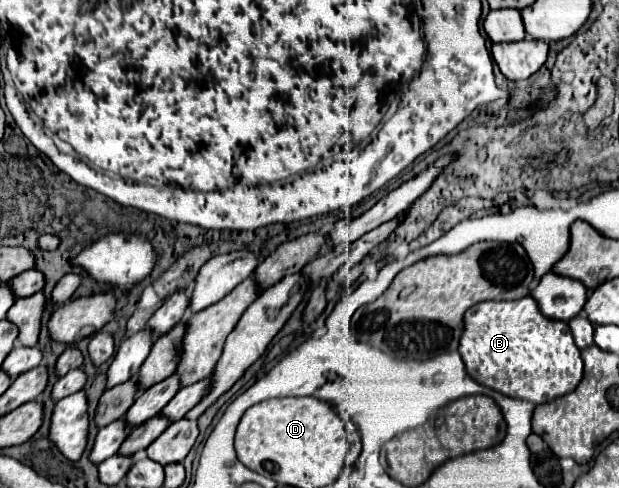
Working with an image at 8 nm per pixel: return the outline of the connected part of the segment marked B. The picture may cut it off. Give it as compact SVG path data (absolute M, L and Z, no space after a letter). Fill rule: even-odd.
M528 295L518 301L486 301L464 315L460 355L466 371L480 385L536 405L572 393L582 379L582 357L566 321L544 317Z

